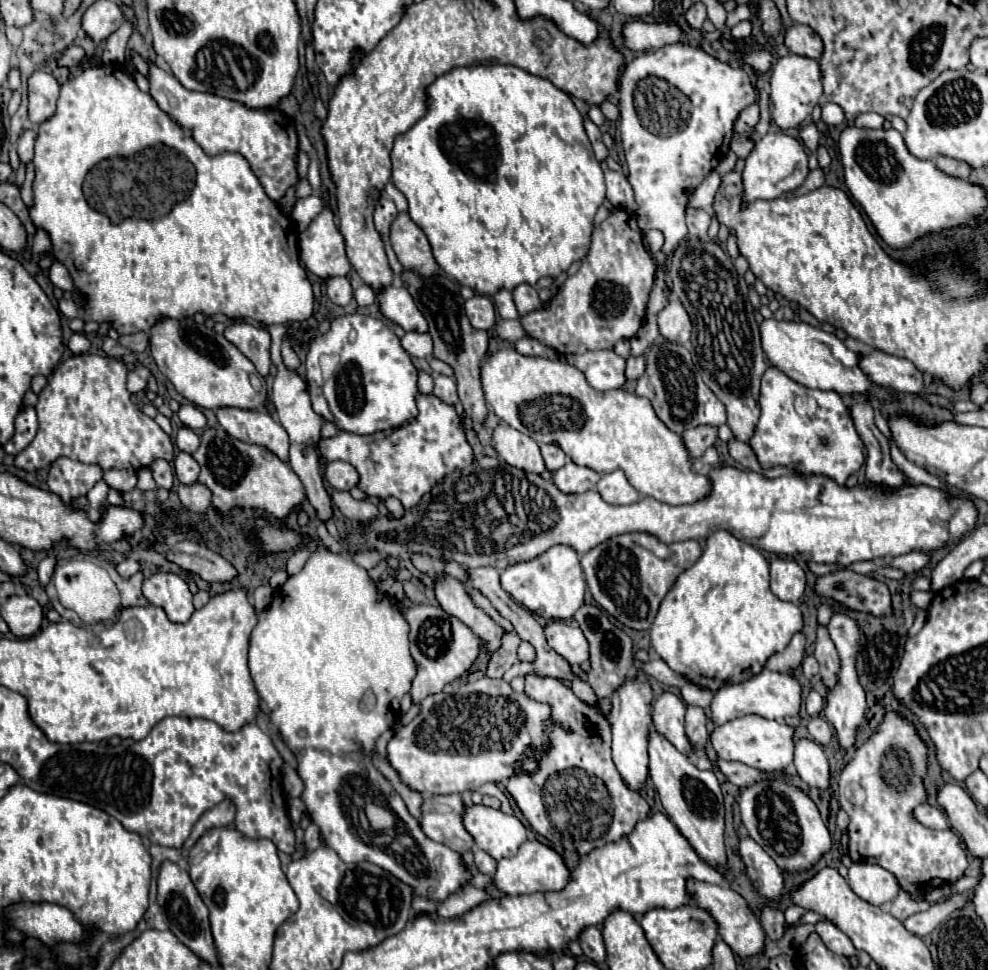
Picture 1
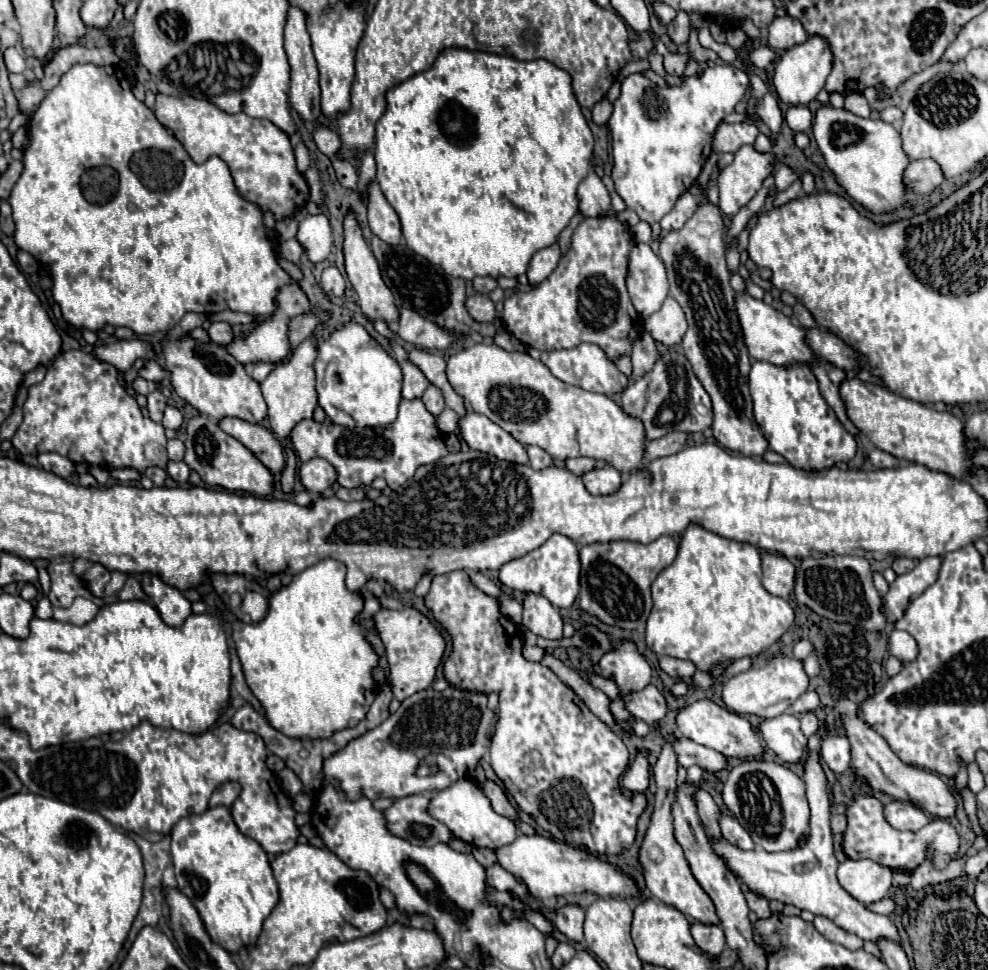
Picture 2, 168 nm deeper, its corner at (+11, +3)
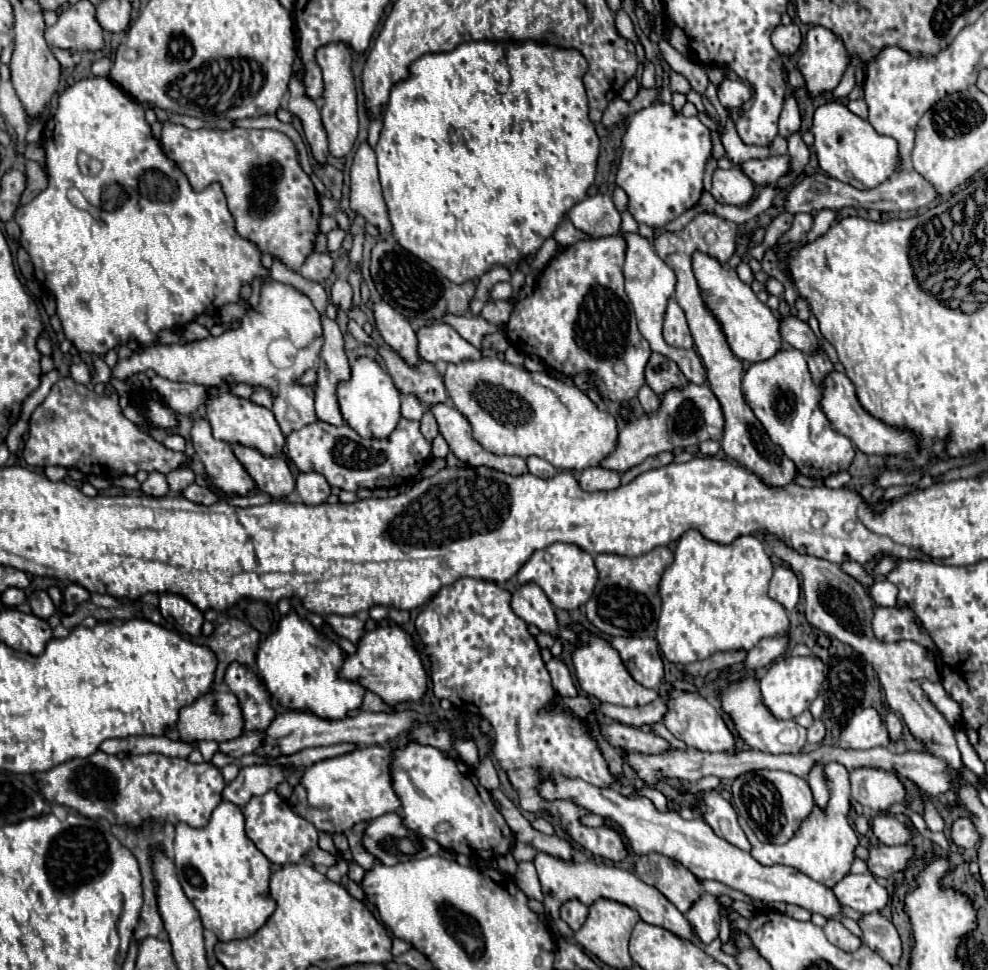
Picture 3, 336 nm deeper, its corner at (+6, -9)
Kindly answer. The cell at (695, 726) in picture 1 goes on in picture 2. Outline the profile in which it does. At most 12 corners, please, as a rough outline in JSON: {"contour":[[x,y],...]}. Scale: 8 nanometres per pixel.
{"contour":[[676,754],[652,770],[656,802],[640,846],[646,886],[690,920],[718,924],[674,836]]}

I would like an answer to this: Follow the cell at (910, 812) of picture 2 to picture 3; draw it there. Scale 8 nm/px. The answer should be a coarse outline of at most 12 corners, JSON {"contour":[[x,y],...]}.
{"contour":[[875,816],[873,832],[887,846],[907,844],[911,828],[893,816]]}

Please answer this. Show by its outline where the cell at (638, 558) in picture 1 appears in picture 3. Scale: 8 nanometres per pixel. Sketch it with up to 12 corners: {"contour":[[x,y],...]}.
{"contour":[[667,546],[595,556],[585,604],[605,636],[653,638]]}

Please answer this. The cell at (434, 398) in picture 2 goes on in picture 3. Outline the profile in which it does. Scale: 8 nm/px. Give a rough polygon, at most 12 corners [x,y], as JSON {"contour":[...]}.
{"contour":[[427,410],[421,418],[421,432],[427,440],[439,434],[435,416]]}

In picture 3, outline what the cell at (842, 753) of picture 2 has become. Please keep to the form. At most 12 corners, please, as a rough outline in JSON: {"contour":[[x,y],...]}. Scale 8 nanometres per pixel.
{"contour":[[825,766],[831,800],[783,846],[761,844],[751,856],[793,866],[833,888],[853,862],[849,770]]}

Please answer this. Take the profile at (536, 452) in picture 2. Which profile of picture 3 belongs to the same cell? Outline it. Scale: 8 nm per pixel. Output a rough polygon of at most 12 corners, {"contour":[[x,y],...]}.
{"contour":[[529,456],[529,472],[537,478],[553,478],[555,468],[539,456]]}

